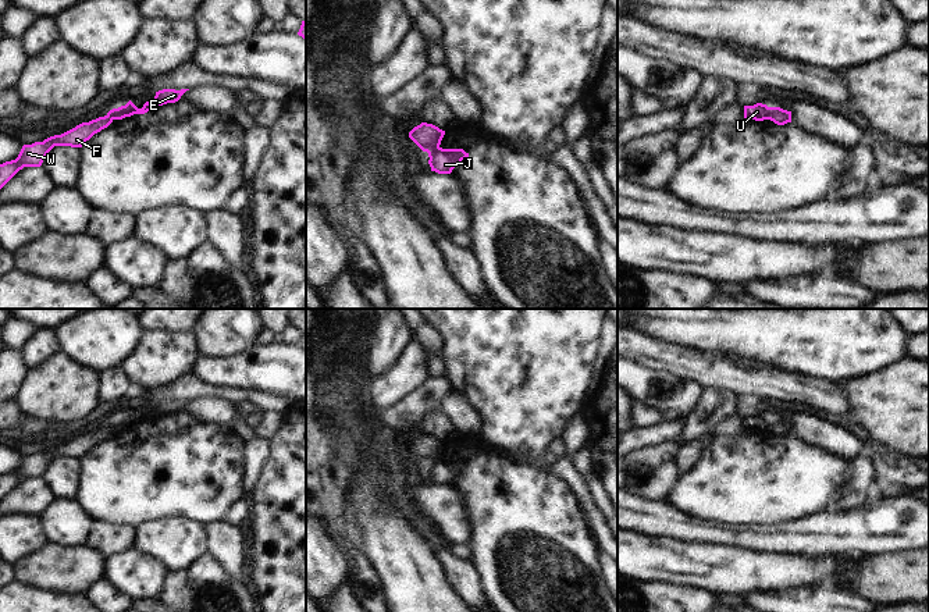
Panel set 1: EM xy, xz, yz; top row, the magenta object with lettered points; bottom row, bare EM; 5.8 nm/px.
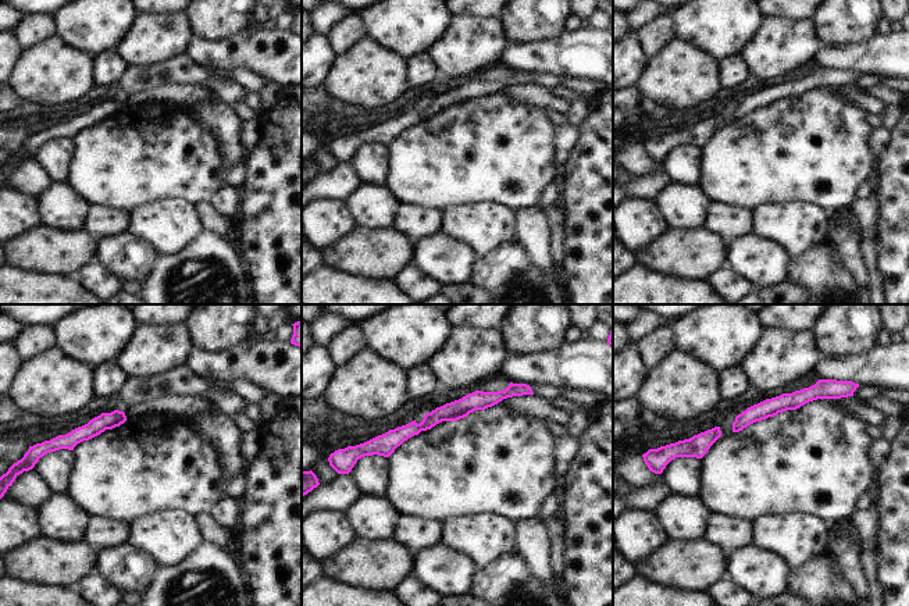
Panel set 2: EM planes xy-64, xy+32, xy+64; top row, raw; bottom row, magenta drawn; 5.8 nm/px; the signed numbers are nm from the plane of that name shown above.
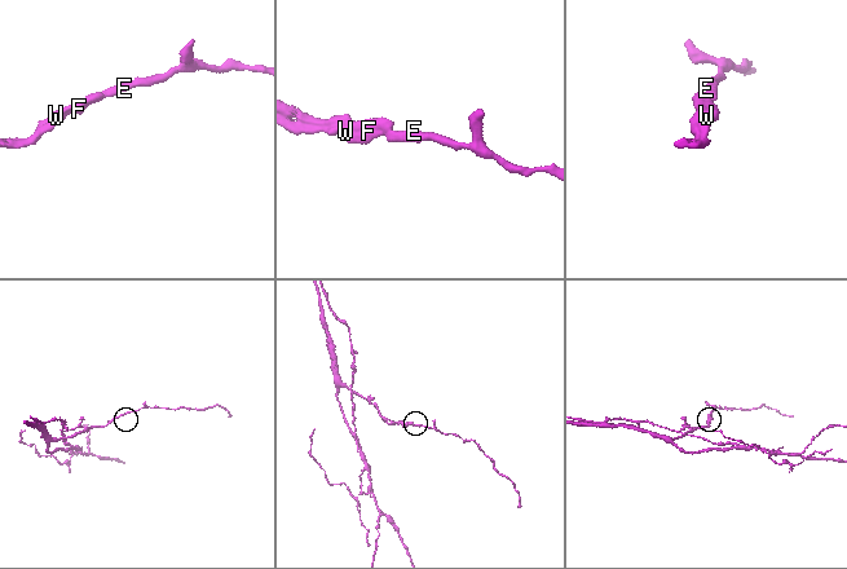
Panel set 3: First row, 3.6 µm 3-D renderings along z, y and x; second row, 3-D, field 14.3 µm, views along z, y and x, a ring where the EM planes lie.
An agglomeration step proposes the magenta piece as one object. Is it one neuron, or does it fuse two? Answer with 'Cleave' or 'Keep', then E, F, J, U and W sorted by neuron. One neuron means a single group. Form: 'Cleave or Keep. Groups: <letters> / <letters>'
Cleave. Groups: E F J W / U.

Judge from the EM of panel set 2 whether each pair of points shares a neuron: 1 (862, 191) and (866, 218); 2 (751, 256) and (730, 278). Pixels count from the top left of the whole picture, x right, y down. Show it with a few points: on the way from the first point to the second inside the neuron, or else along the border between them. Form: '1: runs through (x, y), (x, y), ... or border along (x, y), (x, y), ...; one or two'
1: border along (873, 192), (866, 198), (855, 200); two
2: border along (726, 263), (755, 288); two

